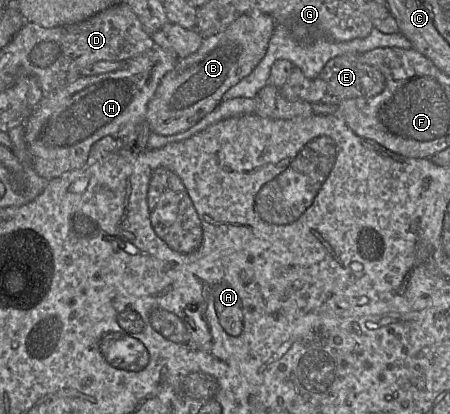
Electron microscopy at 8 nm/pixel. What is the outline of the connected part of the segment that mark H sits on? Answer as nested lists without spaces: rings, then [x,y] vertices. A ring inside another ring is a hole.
[[[155,45],[127,60],[124,69],[100,75],[81,76],[73,83],[45,94],[23,126],[24,140],[31,154],[35,172],[51,181],[67,172],[79,170],[86,164],[92,146],[107,136],[119,140],[124,149],[140,151],[136,143],[139,138],[138,128],[140,123],[146,120],[148,103],[161,79],[174,68],[177,59],[174,53]]]

